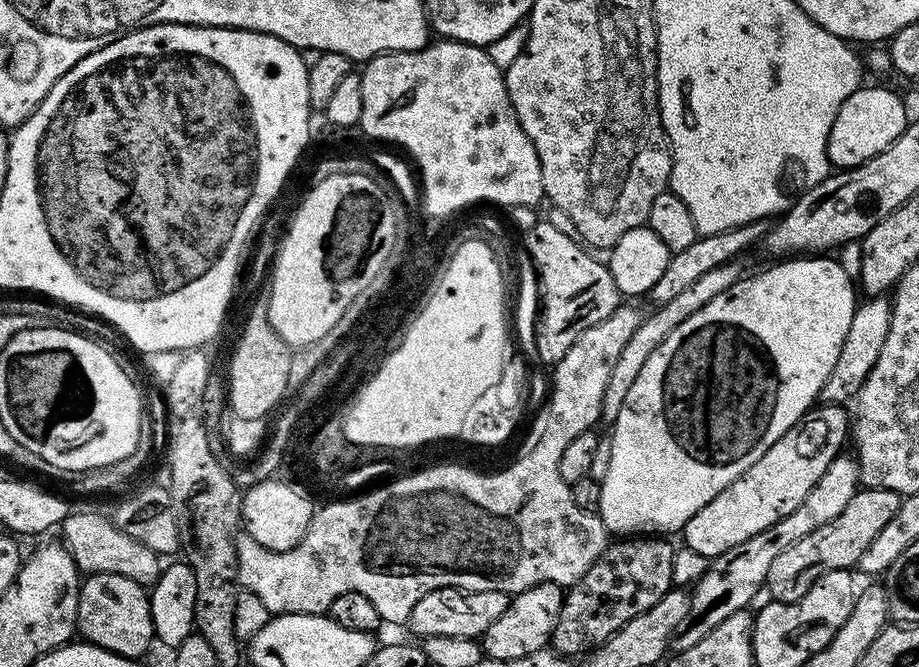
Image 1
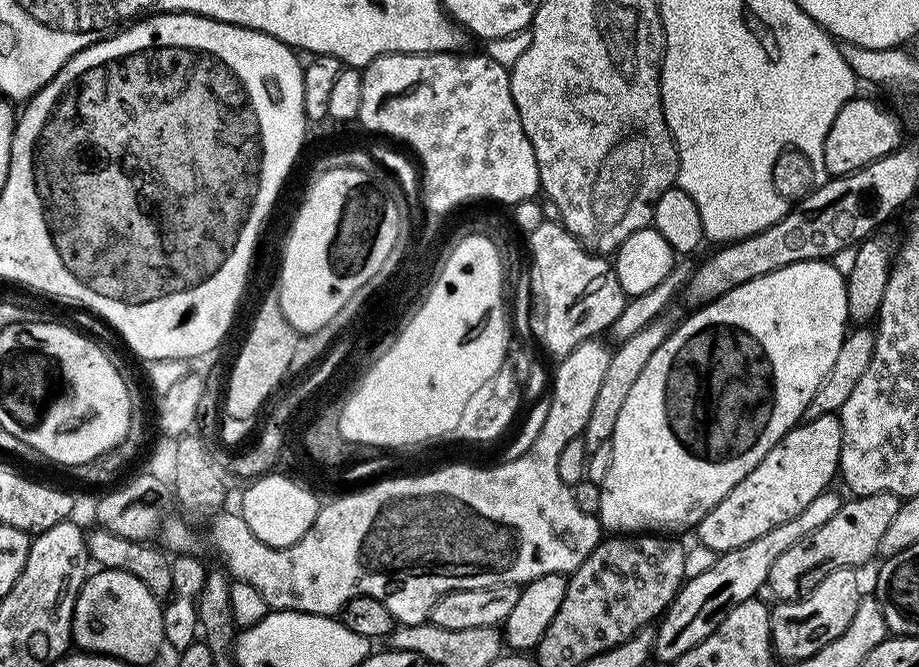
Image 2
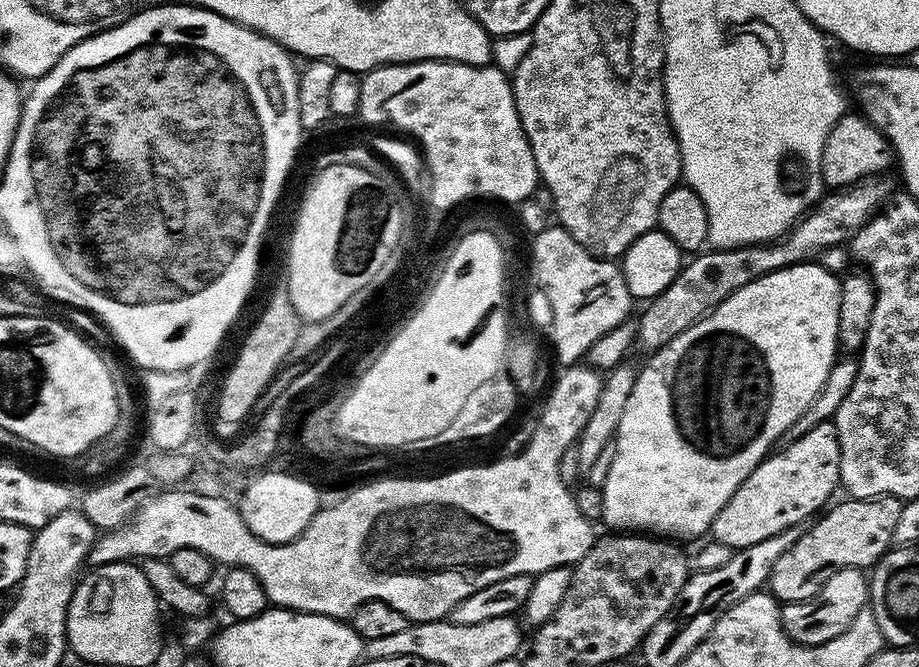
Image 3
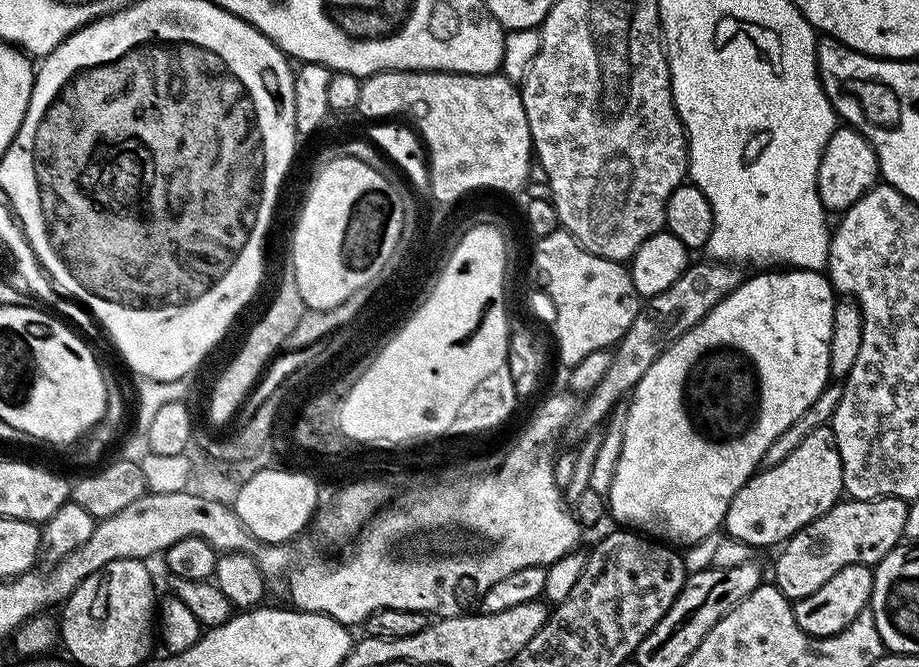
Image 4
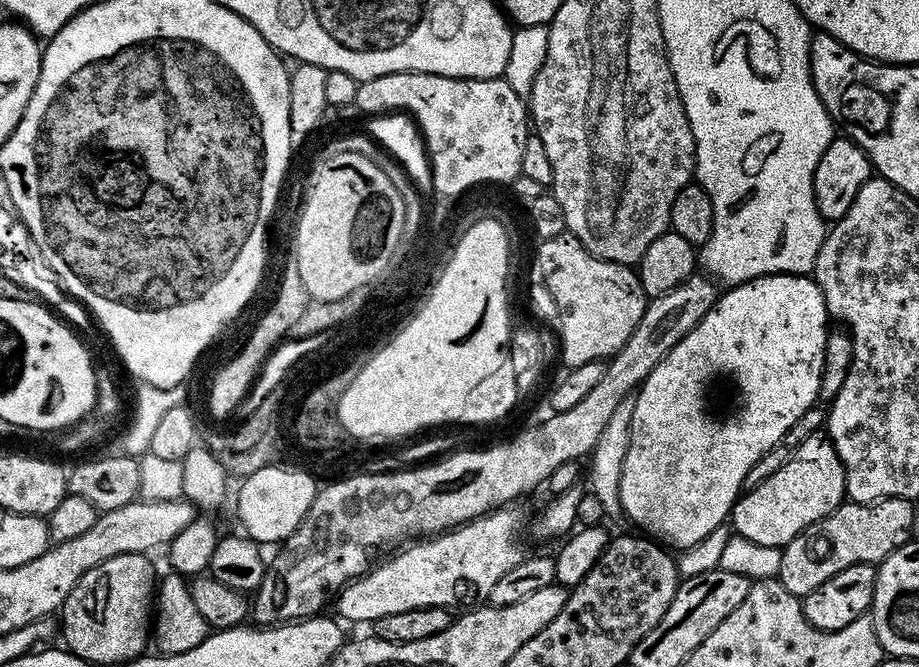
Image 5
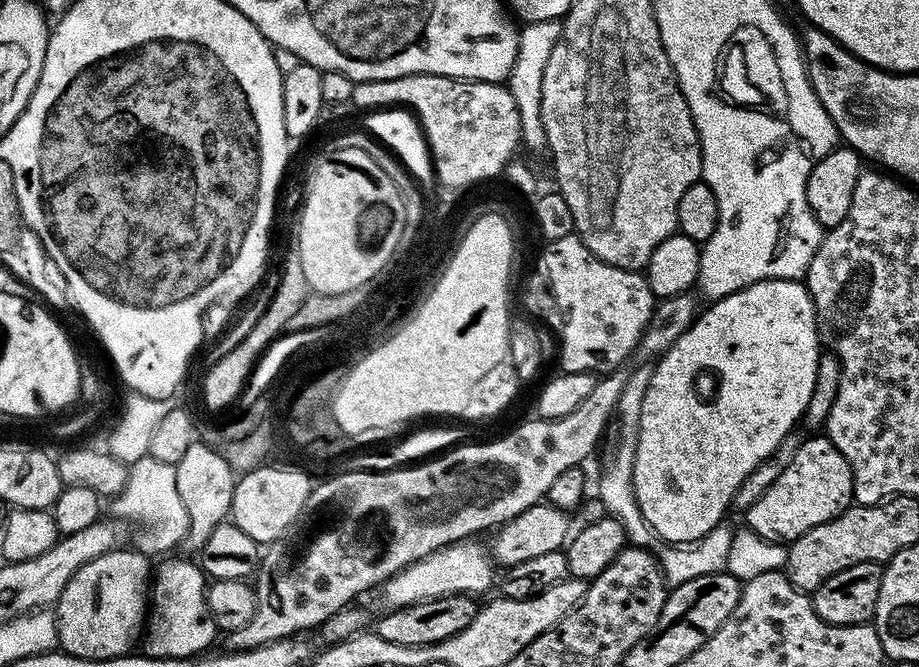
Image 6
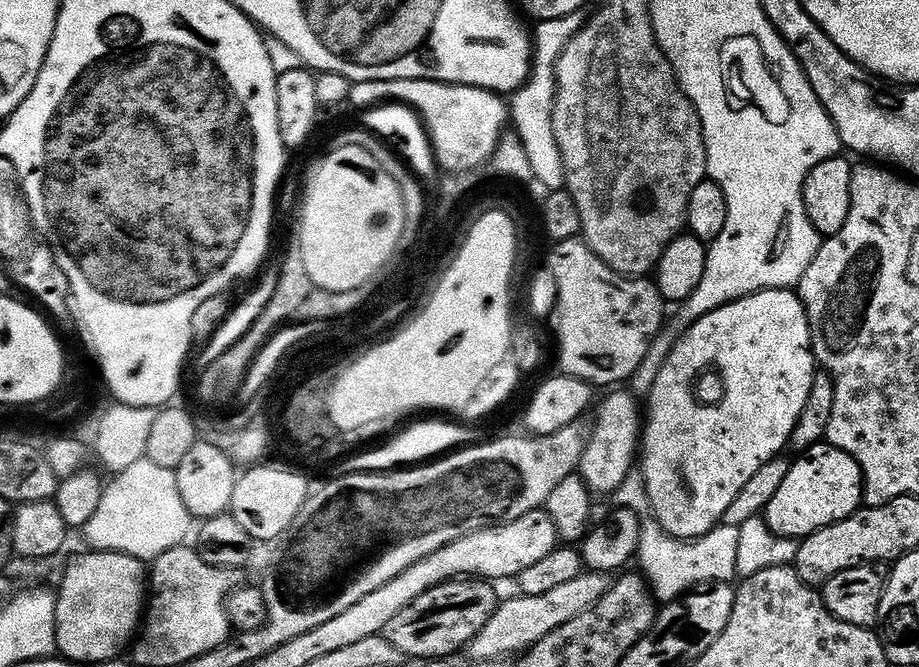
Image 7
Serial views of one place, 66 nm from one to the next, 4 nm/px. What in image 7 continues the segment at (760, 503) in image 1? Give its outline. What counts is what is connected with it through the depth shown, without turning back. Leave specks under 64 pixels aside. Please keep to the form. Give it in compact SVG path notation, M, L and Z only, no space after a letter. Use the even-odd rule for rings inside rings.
M827 442L811 444L799 453L786 470L786 478L778 491L766 502L762 517L775 535L803 538L830 522L838 522L861 507L864 498L864 479L858 462L846 450Z

